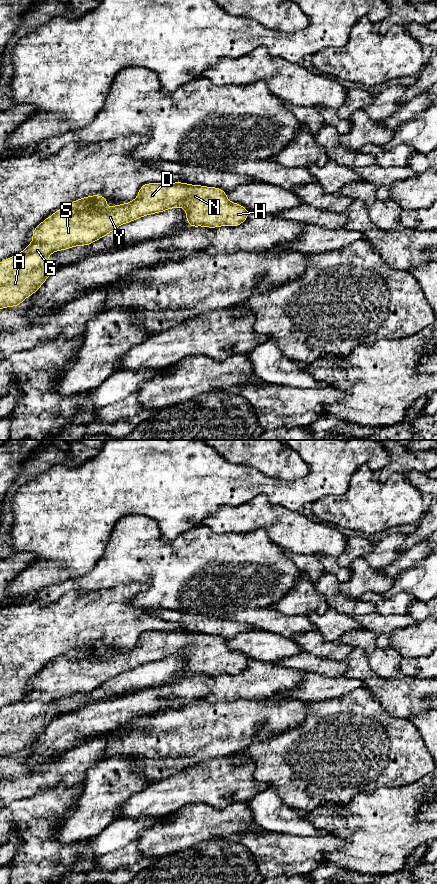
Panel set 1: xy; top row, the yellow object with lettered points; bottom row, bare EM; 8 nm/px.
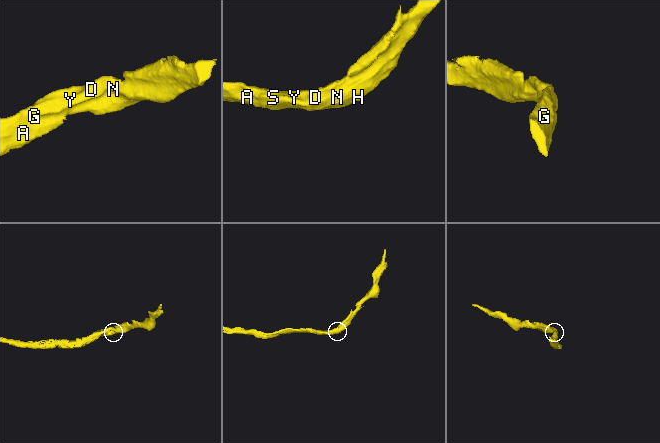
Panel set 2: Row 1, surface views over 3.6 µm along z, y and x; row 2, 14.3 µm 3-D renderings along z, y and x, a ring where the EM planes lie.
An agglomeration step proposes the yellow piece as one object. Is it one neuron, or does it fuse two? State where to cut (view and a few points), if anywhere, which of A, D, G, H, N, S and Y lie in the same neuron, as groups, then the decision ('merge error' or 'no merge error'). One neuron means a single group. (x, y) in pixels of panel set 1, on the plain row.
no cut | A D G H N S Y | no merge error

